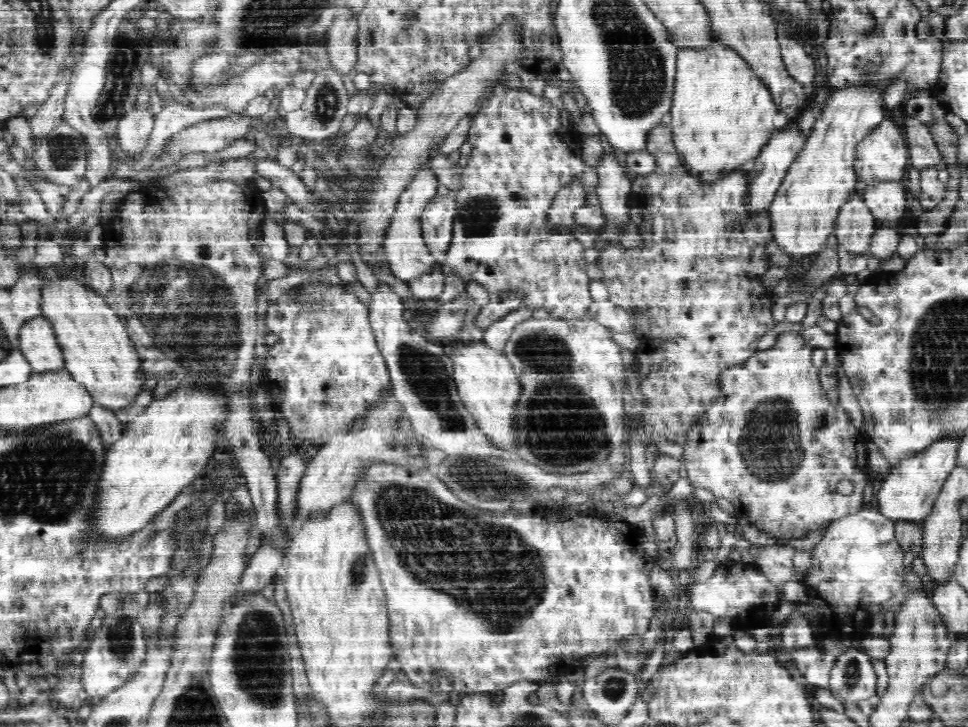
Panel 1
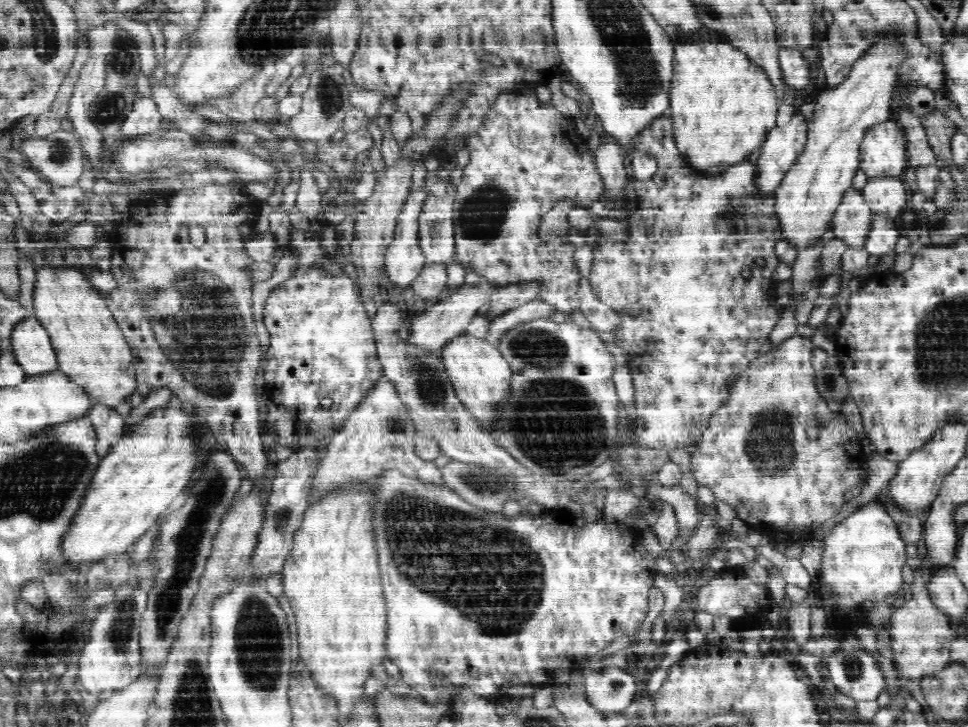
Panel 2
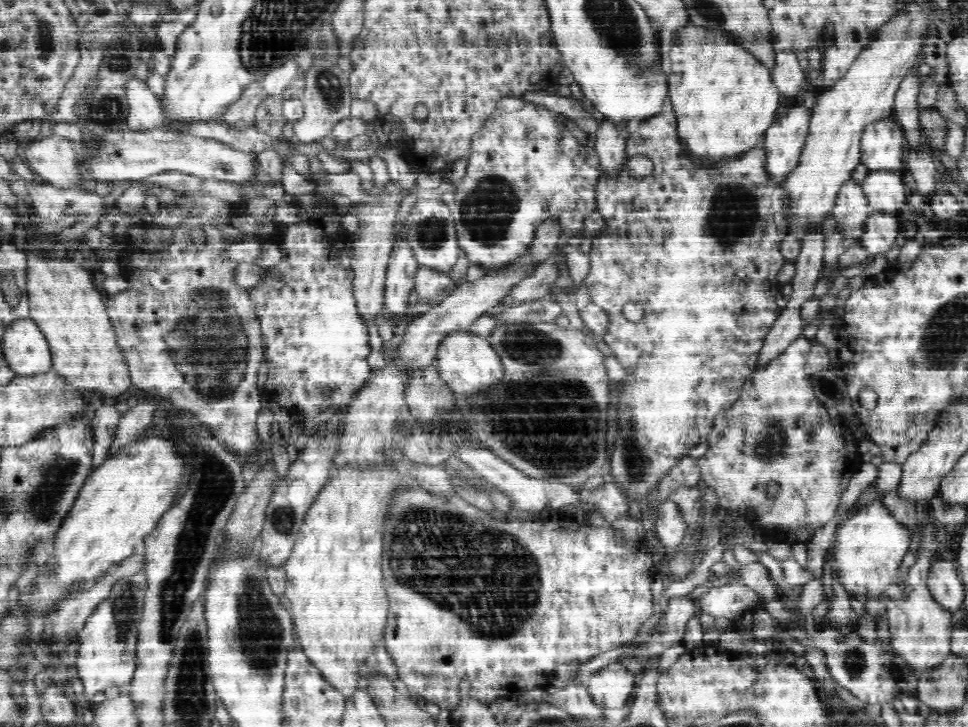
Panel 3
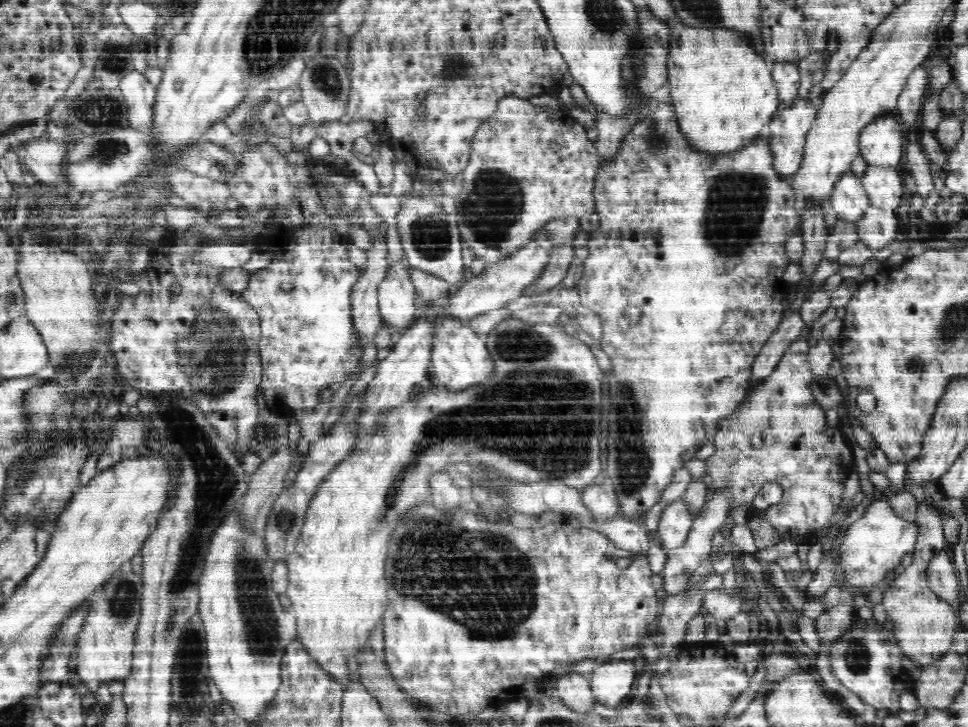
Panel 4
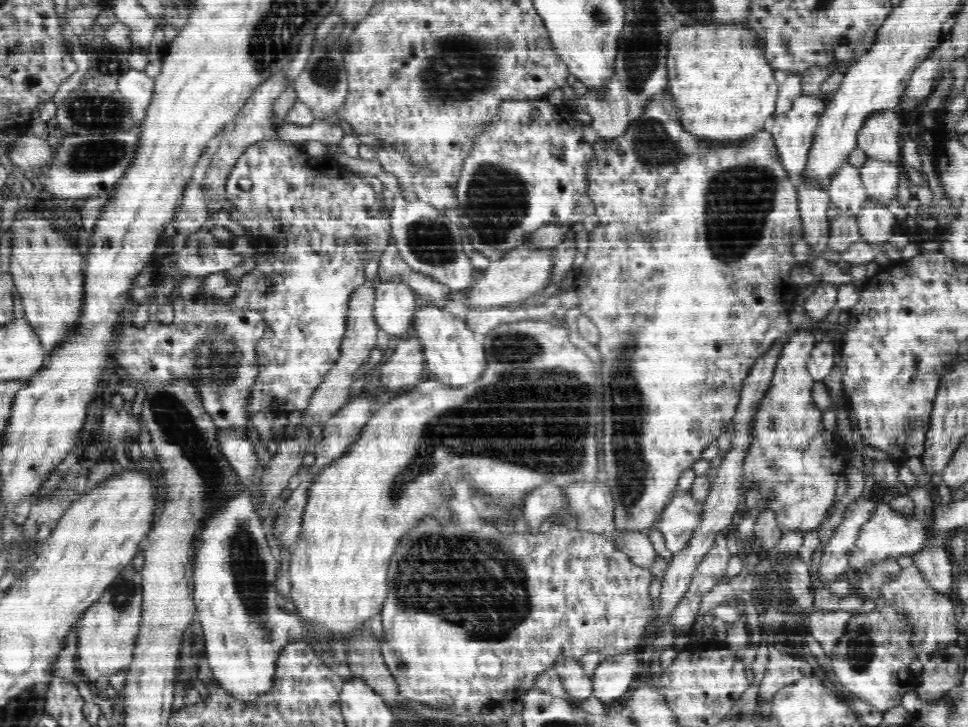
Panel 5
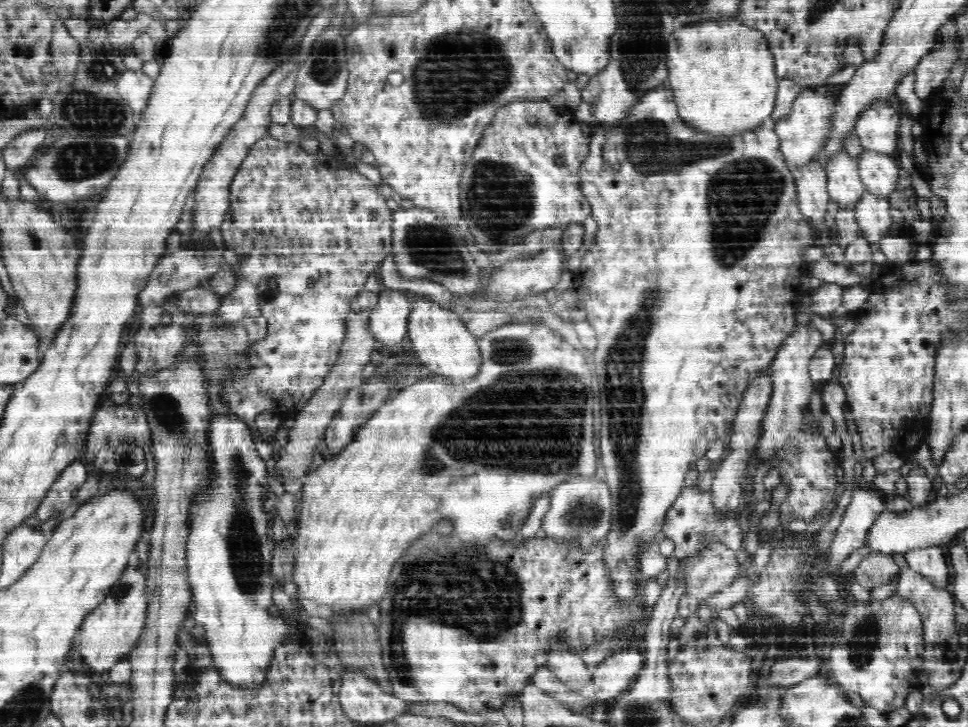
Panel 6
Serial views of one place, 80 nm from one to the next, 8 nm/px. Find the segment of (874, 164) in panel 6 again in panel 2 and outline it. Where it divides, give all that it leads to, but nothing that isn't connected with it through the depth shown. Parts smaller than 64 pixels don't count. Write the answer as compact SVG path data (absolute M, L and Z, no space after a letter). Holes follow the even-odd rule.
M880 177L869 179L861 193L875 217L890 219L894 222L894 218L898 218L904 210L910 212L906 189L903 179Z

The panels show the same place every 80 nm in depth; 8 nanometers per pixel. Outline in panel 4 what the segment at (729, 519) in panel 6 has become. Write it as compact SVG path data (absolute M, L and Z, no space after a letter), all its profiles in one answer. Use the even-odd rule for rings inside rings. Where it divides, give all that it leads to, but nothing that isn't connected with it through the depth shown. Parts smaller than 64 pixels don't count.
M678 499L664 508L658 521L657 541L667 551L682 546L692 526L691 515L684 501Z

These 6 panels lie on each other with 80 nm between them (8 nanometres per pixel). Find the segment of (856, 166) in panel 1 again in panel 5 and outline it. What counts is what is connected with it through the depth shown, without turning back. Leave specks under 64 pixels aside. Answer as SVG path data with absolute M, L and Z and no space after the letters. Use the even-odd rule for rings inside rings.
M897 110L882 111L866 119L858 133L858 148L861 148L867 158L875 162L900 163L901 150L900 135L903 131Z

